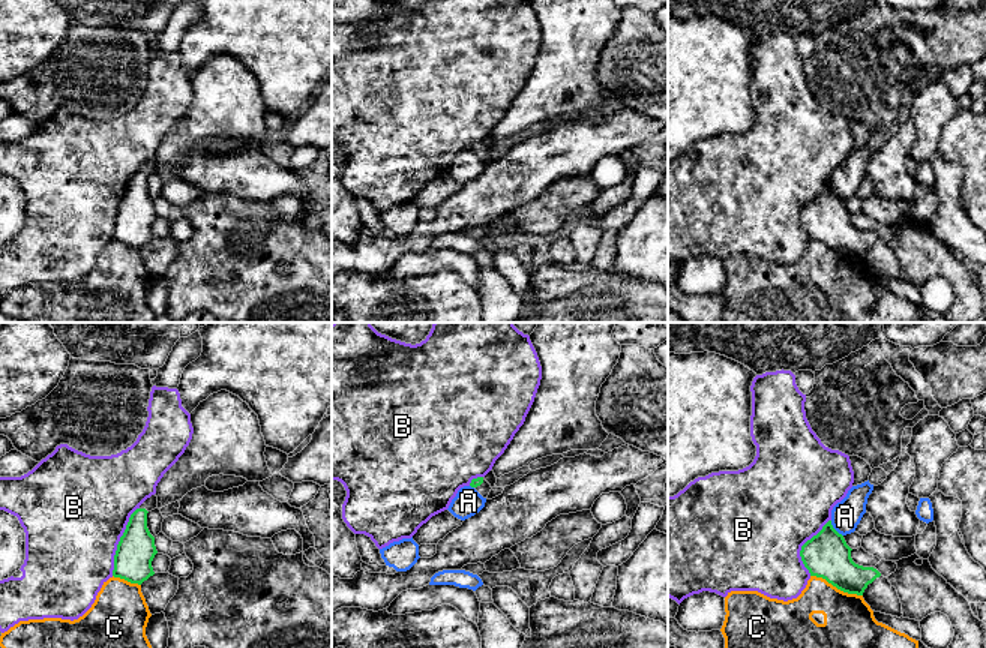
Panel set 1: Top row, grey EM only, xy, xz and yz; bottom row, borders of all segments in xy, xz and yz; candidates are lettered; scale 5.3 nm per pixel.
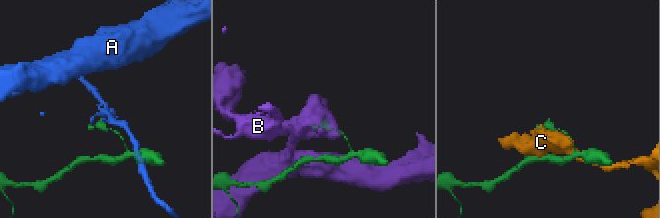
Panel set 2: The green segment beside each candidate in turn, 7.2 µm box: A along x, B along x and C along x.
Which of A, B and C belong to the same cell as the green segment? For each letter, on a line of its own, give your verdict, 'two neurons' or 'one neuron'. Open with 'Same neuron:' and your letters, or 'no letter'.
Same neuron: no letter
A: two neurons
B: two neurons
C: two neurons

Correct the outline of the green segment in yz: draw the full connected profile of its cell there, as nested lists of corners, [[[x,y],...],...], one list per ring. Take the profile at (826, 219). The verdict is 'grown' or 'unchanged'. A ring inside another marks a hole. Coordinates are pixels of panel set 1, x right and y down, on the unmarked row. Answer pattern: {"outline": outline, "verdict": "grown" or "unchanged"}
{"outline": [[[828,184],[801,210],[800,220],[810,240],[822,242],[843,256],[863,260],[867,249],[881,237],[873,231],[855,228],[851,214]]], "verdict": "unchanged"}

